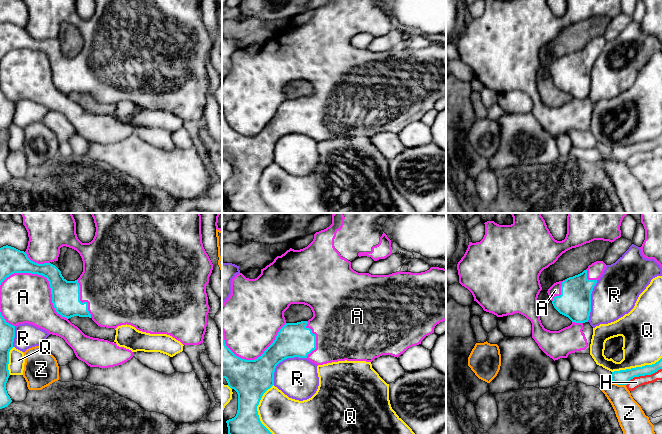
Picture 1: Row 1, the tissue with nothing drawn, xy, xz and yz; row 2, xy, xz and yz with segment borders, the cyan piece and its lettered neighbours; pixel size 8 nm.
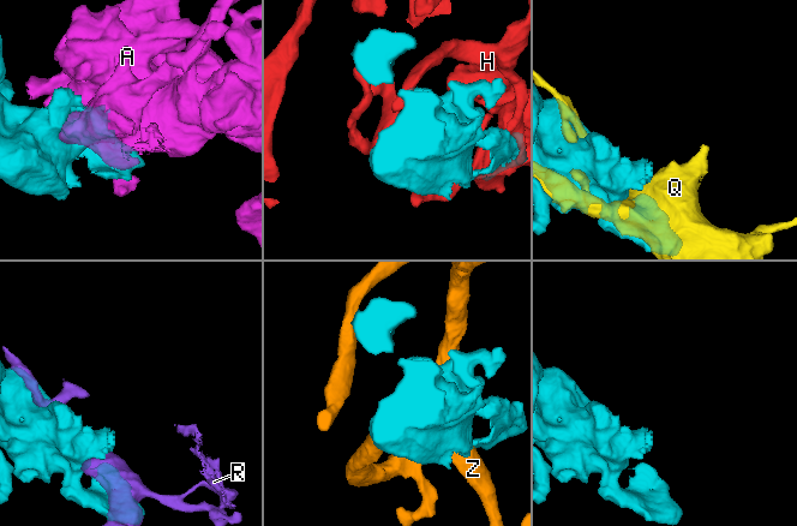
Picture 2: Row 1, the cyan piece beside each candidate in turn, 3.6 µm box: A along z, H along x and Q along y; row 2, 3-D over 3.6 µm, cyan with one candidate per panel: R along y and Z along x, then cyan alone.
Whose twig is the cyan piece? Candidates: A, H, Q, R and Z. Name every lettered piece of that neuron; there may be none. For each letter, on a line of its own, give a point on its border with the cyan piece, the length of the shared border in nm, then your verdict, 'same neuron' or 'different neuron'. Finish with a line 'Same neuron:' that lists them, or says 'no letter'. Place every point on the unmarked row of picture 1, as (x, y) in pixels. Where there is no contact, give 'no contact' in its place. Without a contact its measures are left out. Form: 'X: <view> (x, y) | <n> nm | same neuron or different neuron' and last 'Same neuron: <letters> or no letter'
A: xy (45, 52) | 600 nm | same neuron
H: yz (643, 151) | 320 nm | different neuron
Q: xz (256, 186) | 420 nm | different neuron
R: xz (281, 137) | 340 nm | different neuron
Z: yz (620, 160) | 100 nm | different neuron
Same neuron: A

